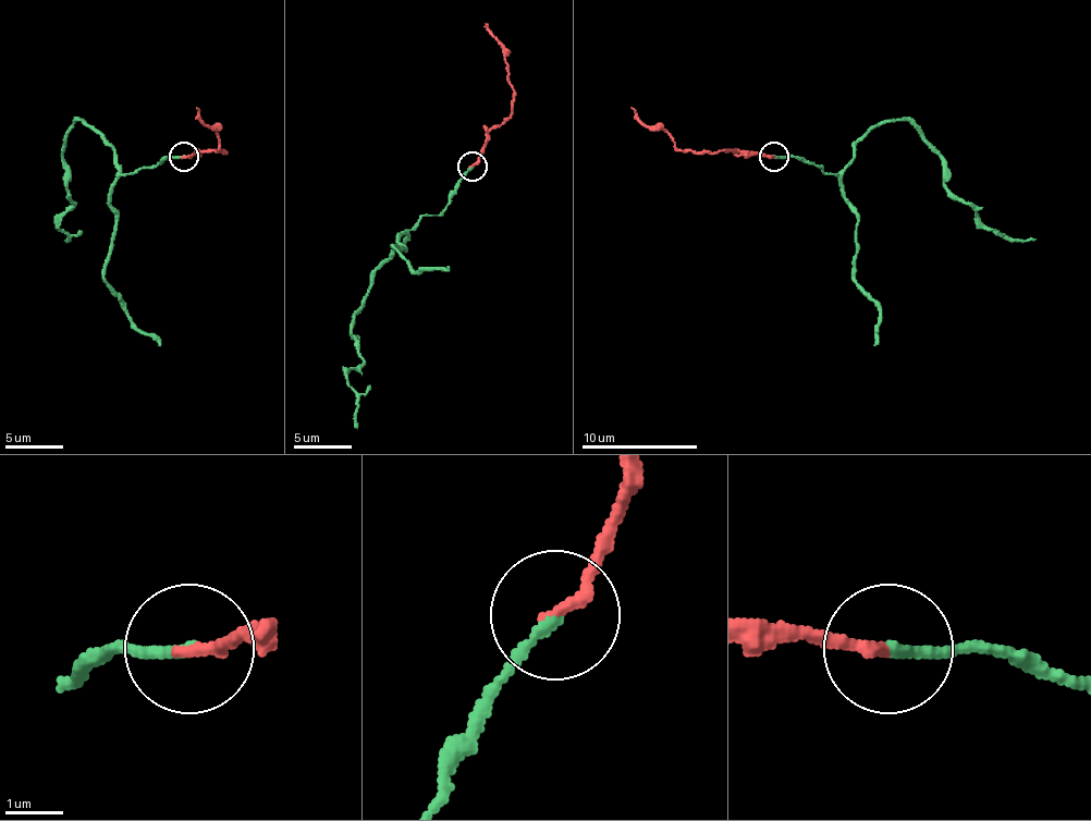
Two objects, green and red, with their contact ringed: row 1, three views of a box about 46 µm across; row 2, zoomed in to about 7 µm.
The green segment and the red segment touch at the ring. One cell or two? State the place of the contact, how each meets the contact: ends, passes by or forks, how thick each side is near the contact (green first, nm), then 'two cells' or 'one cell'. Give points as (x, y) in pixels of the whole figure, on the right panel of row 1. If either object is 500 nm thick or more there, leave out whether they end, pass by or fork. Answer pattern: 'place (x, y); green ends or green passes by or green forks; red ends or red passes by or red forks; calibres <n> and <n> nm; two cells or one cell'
place (773, 157); green ends; red ends; calibres 190 and 200 nm; one cell

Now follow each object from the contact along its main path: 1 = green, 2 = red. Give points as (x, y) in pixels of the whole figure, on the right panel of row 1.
1: (773, 157), (801, 157), (836, 174), (880, 122), (906, 120), (941, 160), (944, 183), (984, 227), (1037, 239)
2: (773, 157), (679, 151), (665, 131), (653, 131), (630, 108)

